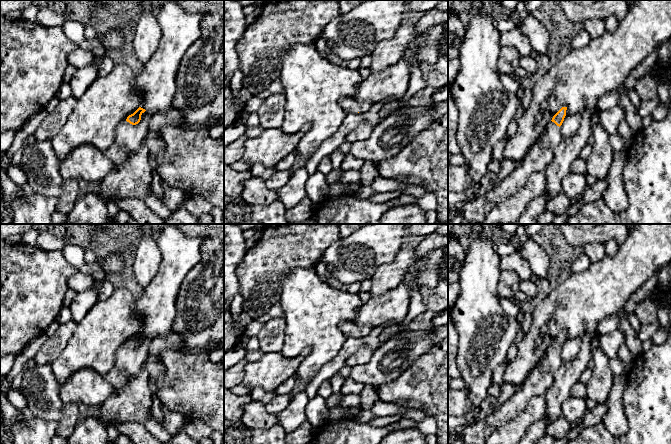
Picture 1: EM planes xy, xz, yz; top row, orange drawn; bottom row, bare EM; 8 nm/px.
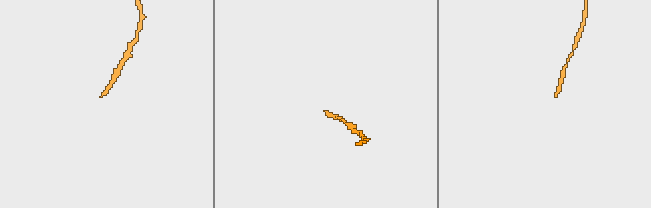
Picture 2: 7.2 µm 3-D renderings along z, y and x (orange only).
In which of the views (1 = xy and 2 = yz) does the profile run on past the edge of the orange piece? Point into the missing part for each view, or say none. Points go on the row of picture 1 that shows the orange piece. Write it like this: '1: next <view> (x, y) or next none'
1: next xy (128, 138)
2: next yz (540, 154)

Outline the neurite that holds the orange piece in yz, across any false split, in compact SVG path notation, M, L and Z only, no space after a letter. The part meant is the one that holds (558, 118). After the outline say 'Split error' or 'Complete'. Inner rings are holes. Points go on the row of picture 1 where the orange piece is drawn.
M562 107L553 116L540 137L529 148L524 161L517 164L504 180L483 196L477 196L459 207L463 213L462 224L482 224L490 210L504 199L516 194L533 173L545 171L563 139L560 126L566 116L566 110L567 107Z. Split error

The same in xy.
M139 107L117 126L113 144L103 152L105 157L114 164L119 165L125 162L127 157L136 152L144 142L149 133L147 120L141 119L145 111Z. Split error

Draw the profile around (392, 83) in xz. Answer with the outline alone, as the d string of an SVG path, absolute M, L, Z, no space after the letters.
M402 57L384 71L371 73L360 83L355 98L372 104L387 99L403 99L408 90L411 68L412 65Z

